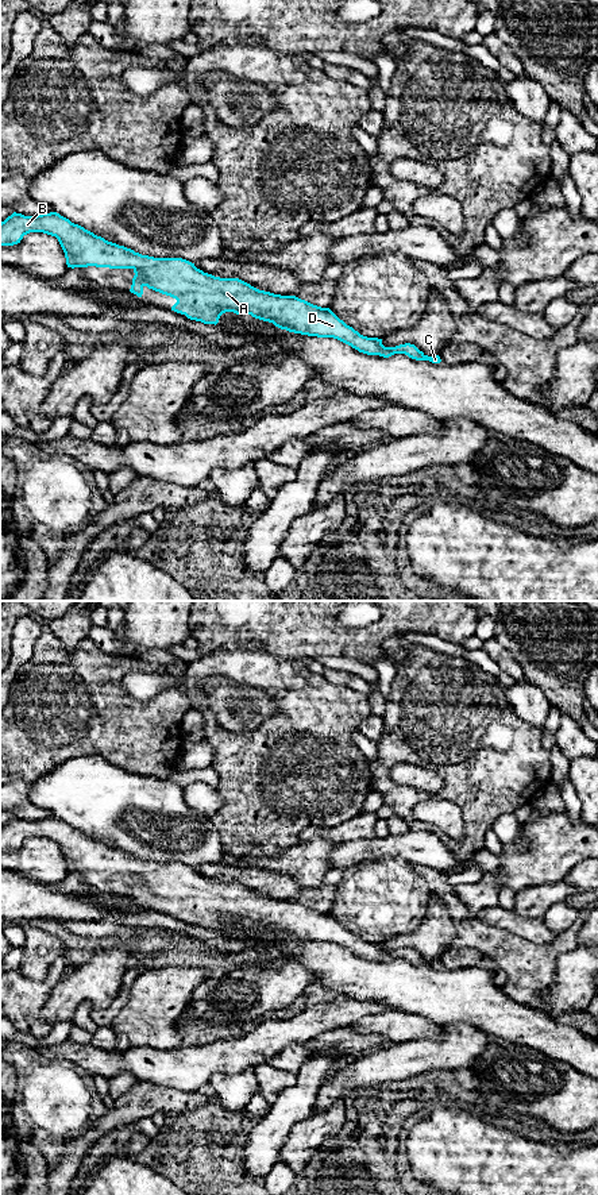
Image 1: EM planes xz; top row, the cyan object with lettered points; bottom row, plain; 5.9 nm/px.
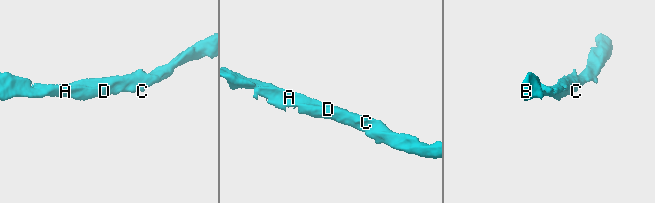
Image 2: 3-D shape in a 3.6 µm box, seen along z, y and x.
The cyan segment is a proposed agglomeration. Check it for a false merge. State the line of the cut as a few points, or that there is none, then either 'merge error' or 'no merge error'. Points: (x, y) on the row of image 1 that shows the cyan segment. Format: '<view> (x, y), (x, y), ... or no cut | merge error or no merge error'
no cut | no merge error

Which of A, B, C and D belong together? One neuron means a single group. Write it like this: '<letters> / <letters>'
A B C D

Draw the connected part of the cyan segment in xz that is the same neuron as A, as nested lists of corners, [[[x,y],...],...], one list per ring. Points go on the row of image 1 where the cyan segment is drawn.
[[[13,212],[0,223],[0,246],[13,246],[20,243],[24,235],[30,232],[43,232],[55,236],[65,253],[67,267],[109,267],[109,269],[132,269],[135,275],[130,292],[142,297],[143,288],[147,286],[155,292],[170,296],[177,300],[171,311],[185,315],[190,320],[204,324],[217,324],[225,312],[236,315],[251,315],[255,319],[273,323],[281,329],[289,332],[337,339],[359,352],[367,355],[379,355],[389,358],[394,354],[405,354],[416,361],[429,361],[440,363],[439,355],[428,356],[414,344],[405,343],[396,347],[385,347],[382,339],[367,338],[360,335],[352,327],[340,320],[329,308],[313,305],[296,296],[281,296],[270,292],[259,290],[239,278],[220,278],[204,273],[194,263],[182,258],[154,258],[142,255],[131,248],[108,242],[101,236],[72,223],[69,219],[57,212],[42,213],[36,216],[24,216]]]

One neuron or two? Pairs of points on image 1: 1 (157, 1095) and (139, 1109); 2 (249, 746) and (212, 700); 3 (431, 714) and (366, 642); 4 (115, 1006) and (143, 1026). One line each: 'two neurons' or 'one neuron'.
1: one neuron
2: two neurons
3: two neurons
4: two neurons

